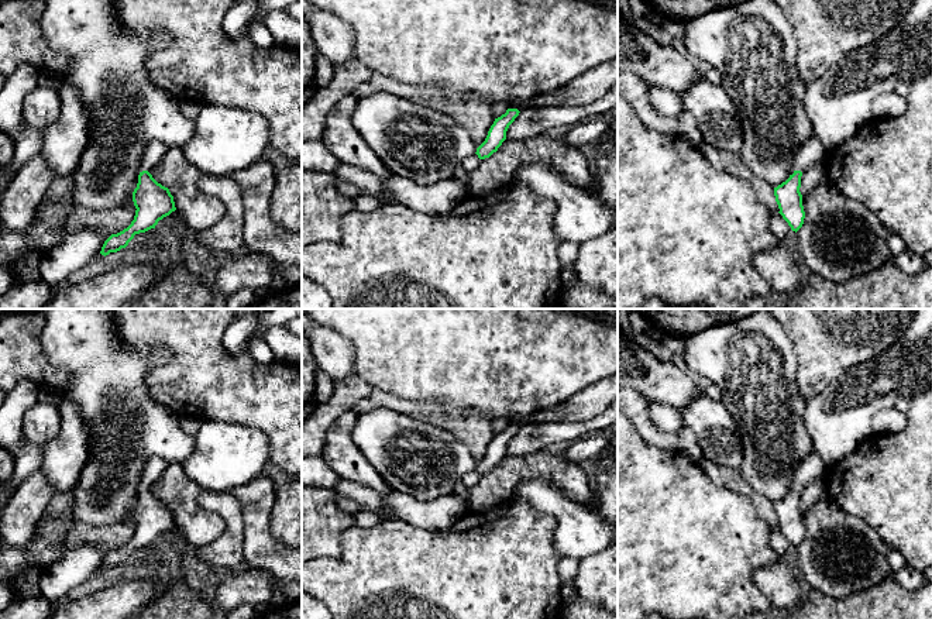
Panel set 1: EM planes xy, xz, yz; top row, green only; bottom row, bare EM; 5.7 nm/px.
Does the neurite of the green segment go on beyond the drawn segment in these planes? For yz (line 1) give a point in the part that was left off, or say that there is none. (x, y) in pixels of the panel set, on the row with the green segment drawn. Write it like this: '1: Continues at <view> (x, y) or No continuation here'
1: Continues at yz (812, 151)

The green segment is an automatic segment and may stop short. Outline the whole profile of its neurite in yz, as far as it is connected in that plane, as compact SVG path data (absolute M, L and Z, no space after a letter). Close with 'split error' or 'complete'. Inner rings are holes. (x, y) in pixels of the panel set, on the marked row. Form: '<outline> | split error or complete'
M814 134L794 152L790 178L774 188L775 202L780 209L778 213L795 233L802 227L805 219L802 195L799 192L801 176L808 168L823 161L825 152L825 147Z | split error

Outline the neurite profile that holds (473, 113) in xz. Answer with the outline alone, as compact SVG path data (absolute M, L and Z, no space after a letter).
M372 73L368 82L375 90L412 99L423 106L437 107L450 114L468 130L477 148L485 141L495 121L491 104L471 93L446 96L434 86L405 85L376 73Z

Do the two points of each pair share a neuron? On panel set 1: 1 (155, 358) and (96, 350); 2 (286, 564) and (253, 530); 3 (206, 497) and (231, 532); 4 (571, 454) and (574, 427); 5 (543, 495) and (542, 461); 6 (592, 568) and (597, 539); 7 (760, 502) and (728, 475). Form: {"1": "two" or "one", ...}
{"1": "one", "2": "one", "3": "one", "4": "two", "5": "two", "6": "two", "7": "one"}

